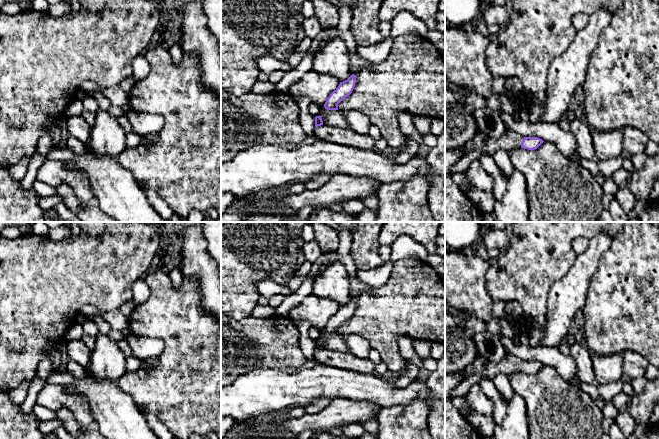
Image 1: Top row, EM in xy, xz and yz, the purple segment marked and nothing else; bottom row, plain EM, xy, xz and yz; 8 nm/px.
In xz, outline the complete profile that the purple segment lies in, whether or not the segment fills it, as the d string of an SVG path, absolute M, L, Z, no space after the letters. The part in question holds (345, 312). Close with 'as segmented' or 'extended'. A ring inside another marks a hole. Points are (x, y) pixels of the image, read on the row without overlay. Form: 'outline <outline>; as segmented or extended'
outline M352 298L347 304L340 306L339 310L327 322L324 331L327 334L338 334L338 328L348 321L356 307L356 300Z; as segmented

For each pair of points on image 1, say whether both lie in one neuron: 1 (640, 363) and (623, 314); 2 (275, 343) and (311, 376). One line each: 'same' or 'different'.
1: different
2: different

